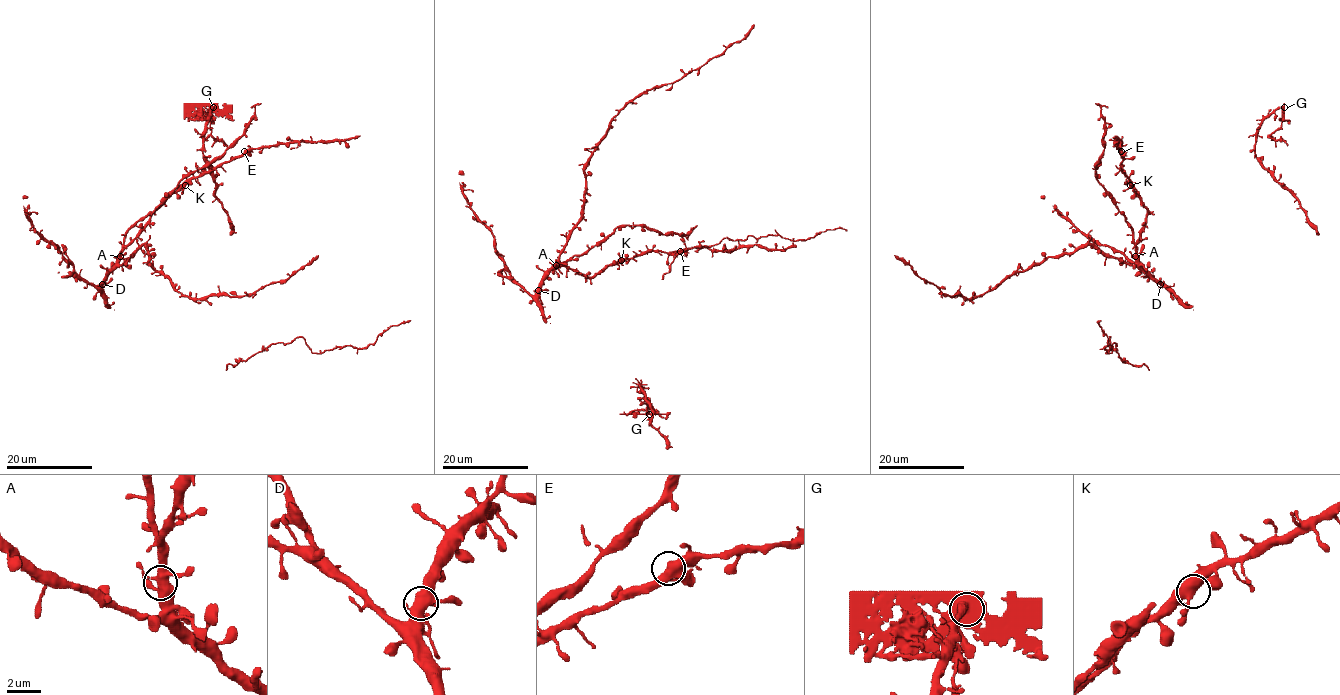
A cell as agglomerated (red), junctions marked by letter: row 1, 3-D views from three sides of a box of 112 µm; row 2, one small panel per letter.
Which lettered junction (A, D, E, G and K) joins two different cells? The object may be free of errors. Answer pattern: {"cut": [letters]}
{"cut": ["G"]}

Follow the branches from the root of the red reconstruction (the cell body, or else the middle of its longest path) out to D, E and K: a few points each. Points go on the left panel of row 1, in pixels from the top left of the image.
D: (109, 272), (102, 284)
E: (109, 272), (118, 254), (136, 236), (149, 215), (172, 194), (190, 180), (238, 158), (244, 151)
K: (109, 272), (118, 254), (136, 236), (149, 215), (185, 185)

